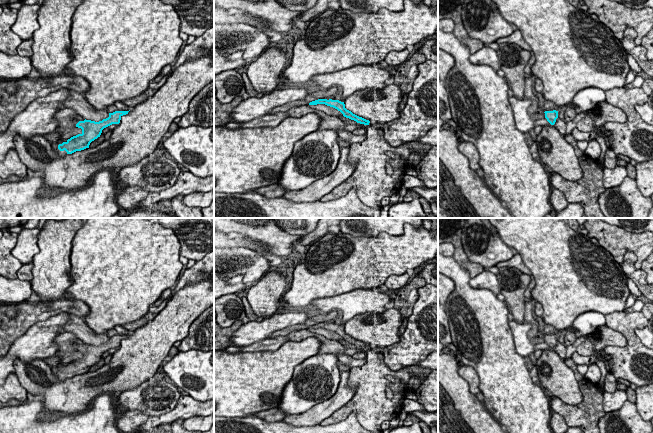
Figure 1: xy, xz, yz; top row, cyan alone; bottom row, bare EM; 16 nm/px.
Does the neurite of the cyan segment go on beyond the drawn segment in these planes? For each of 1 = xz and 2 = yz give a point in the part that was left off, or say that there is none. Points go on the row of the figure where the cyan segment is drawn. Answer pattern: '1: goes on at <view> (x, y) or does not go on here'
1: does not go on here
2: does not go on here

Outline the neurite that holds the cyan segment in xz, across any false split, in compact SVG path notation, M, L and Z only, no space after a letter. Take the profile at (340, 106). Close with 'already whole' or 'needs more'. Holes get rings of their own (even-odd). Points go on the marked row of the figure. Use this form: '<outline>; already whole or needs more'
M318 99L318 100L315 100L315 101L312 101L309 103L309 105L317 105L317 104L325 104L327 106L333 107L333 108L337 109L338 111L340 111L344 117L354 120L357 123L364 124L364 125L369 125L369 123L370 123L369 120L359 117L359 116L353 114L351 111L347 110L345 108L344 102L341 102L339 100Z; already whole

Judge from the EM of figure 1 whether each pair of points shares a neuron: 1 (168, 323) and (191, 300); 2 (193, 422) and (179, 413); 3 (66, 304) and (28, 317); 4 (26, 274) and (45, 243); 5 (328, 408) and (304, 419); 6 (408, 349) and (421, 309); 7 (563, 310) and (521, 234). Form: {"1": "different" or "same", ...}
{"1": "same", "2": "different", "3": "same", "4": "different", "5": "same", "6": "same", "7": "same"}

